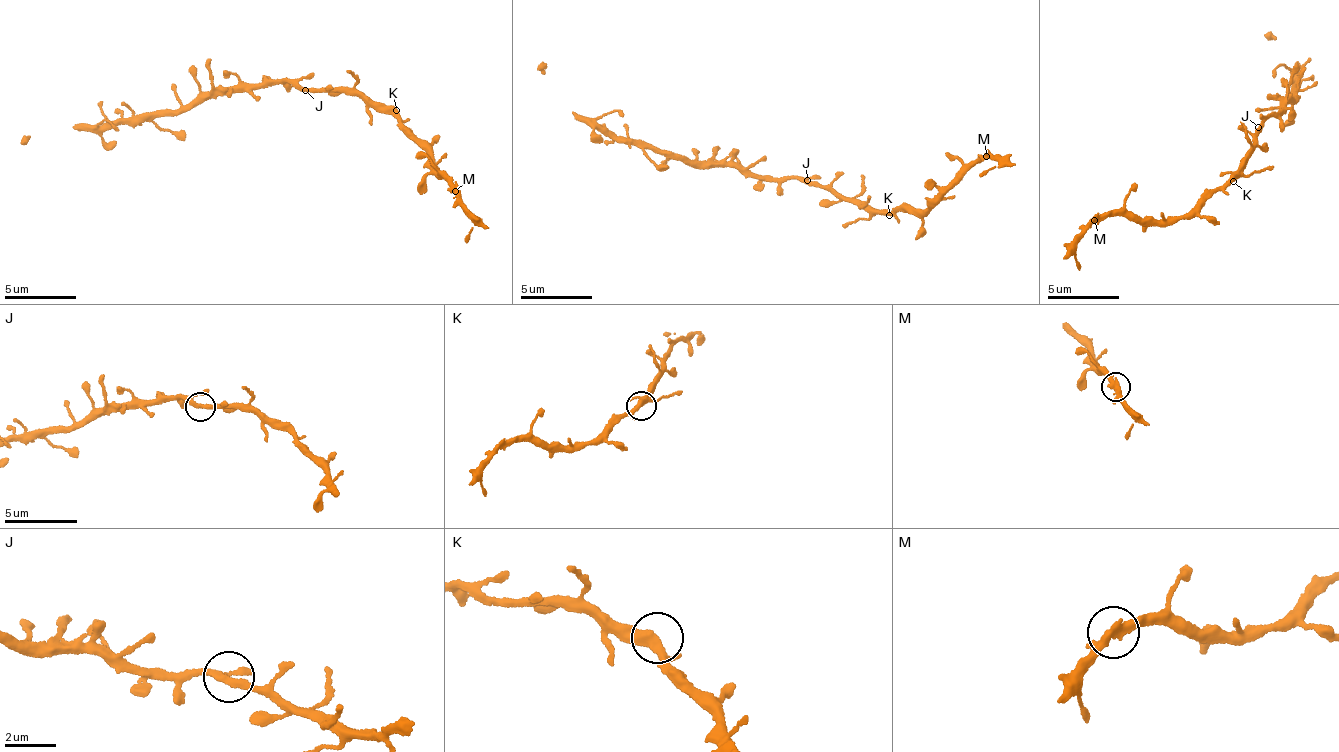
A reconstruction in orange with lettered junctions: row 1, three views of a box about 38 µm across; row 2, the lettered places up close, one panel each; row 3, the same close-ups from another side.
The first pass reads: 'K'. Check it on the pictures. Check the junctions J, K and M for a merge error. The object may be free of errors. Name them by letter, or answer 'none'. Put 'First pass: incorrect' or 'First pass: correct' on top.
First pass: incorrect
none

